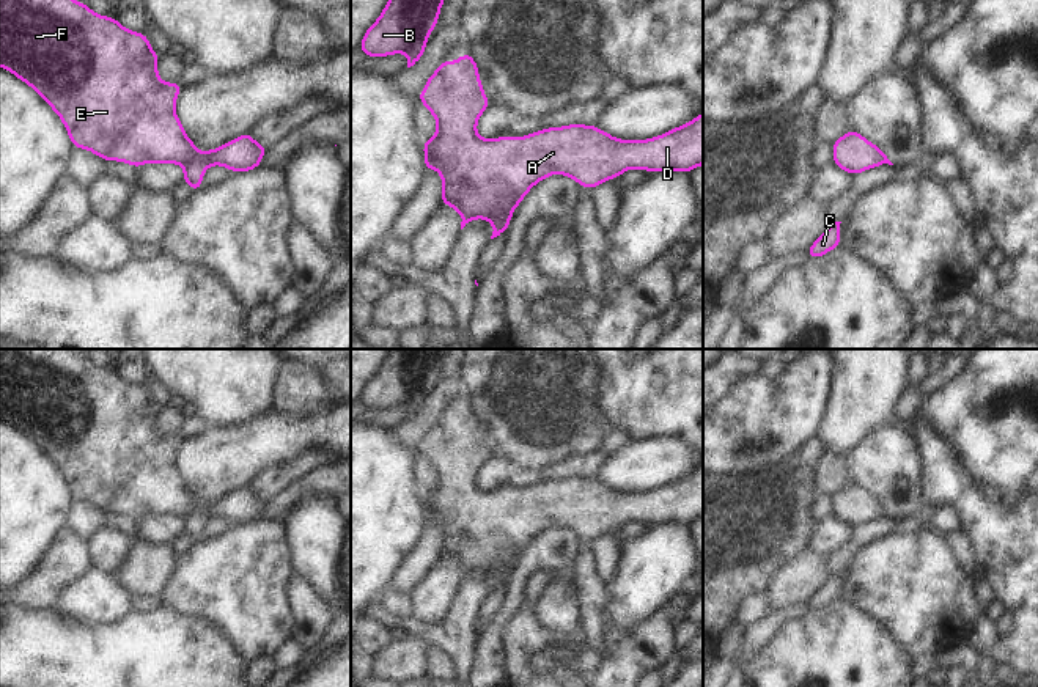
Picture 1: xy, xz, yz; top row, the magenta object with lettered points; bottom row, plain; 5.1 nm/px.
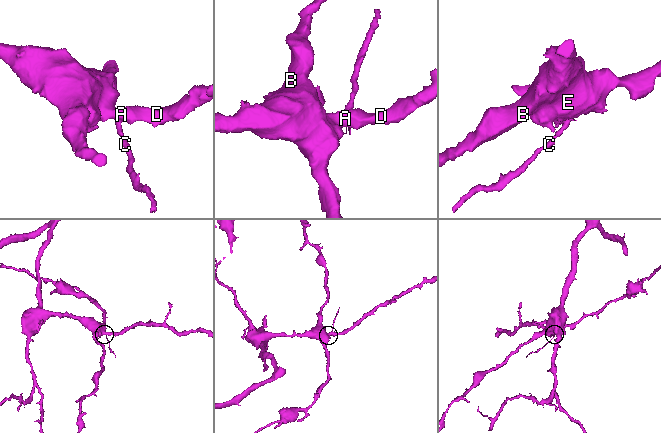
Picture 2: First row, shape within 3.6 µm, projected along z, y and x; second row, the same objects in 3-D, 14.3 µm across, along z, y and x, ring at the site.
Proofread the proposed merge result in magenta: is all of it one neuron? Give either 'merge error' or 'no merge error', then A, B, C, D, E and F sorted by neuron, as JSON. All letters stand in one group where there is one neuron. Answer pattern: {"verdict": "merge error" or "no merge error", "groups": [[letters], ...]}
{"verdict": "merge error", "groups": [["A", "B", "D", "E", "F"], ["C"]]}

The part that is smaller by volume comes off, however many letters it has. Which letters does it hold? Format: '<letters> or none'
C

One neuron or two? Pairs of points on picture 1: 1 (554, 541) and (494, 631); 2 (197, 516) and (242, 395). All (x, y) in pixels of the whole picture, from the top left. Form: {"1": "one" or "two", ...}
{"1": "one", "2": "two"}

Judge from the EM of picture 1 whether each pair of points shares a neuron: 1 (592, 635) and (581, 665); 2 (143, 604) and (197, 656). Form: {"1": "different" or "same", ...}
{"1": "same", "2": "different"}

